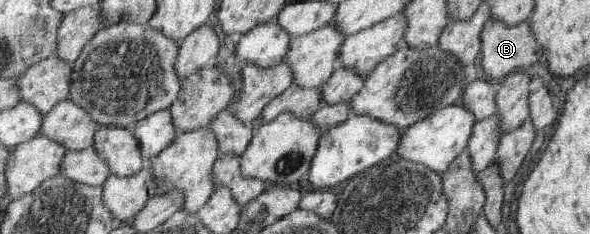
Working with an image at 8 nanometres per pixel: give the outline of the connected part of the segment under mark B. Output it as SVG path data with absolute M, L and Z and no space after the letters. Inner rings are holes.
M490 19L482 30L482 59L480 66L493 81L501 81L521 68L529 68L545 57L546 51L538 41L532 23L525 20L516 27L508 27L500 19Z

